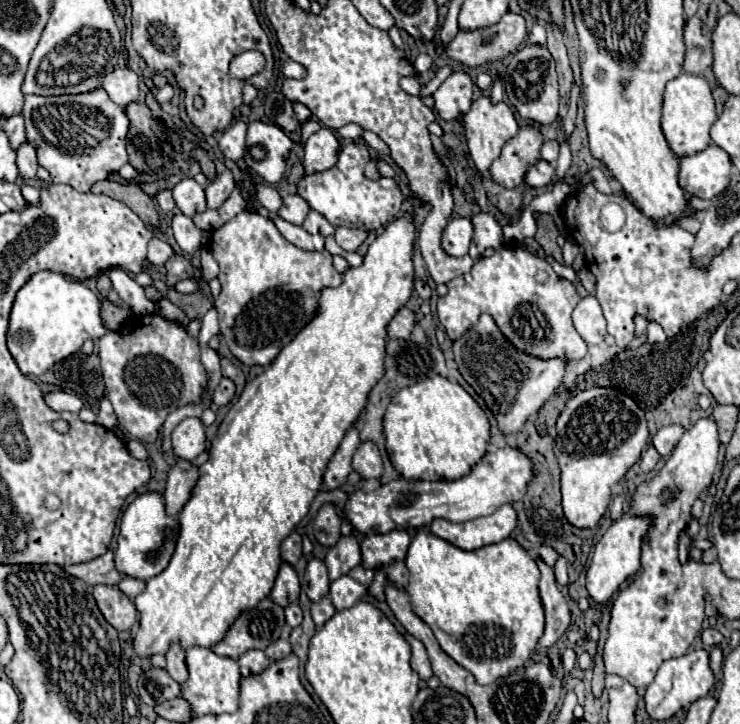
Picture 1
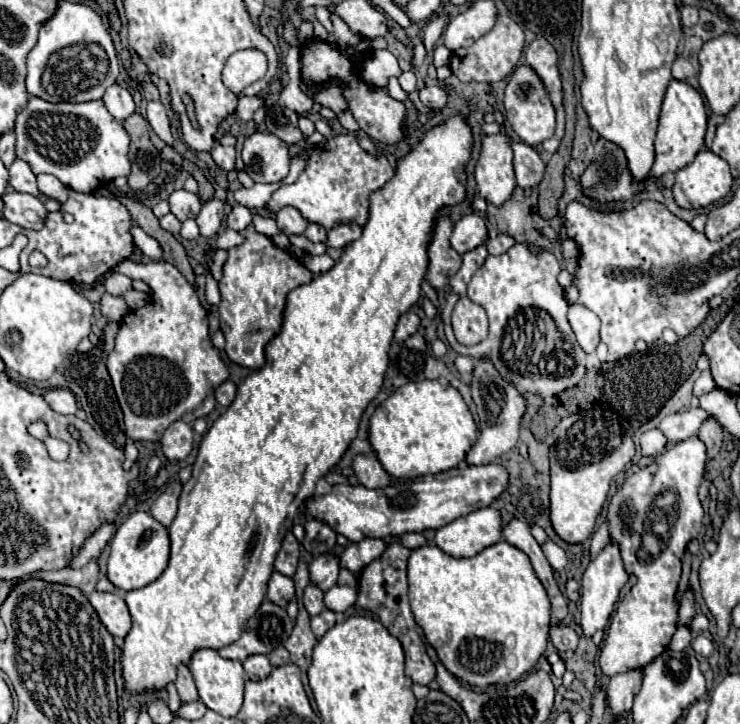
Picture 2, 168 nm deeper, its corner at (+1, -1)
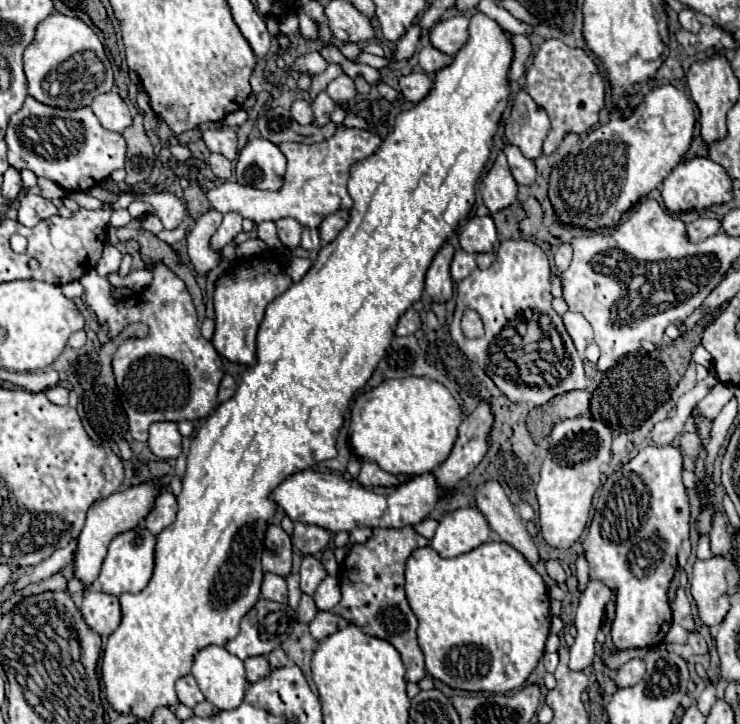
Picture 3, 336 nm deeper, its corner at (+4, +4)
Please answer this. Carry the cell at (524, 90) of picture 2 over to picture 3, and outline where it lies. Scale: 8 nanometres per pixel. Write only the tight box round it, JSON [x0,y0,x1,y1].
[504,88,550,160]

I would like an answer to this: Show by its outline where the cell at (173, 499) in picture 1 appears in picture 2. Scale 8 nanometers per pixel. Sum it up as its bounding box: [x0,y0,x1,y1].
[151,481,181,527]

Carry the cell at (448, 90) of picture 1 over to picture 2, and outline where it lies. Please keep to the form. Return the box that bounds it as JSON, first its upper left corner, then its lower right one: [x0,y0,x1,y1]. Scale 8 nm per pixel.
[419,85,447,109]

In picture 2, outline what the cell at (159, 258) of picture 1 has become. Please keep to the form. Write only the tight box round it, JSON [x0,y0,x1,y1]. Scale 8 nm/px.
[107,225,229,441]

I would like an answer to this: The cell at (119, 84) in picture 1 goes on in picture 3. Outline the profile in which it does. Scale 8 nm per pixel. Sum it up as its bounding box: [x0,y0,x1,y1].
[92,92,132,132]

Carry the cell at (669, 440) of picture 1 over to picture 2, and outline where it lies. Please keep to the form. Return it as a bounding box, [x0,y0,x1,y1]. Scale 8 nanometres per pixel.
[659,407,711,443]

